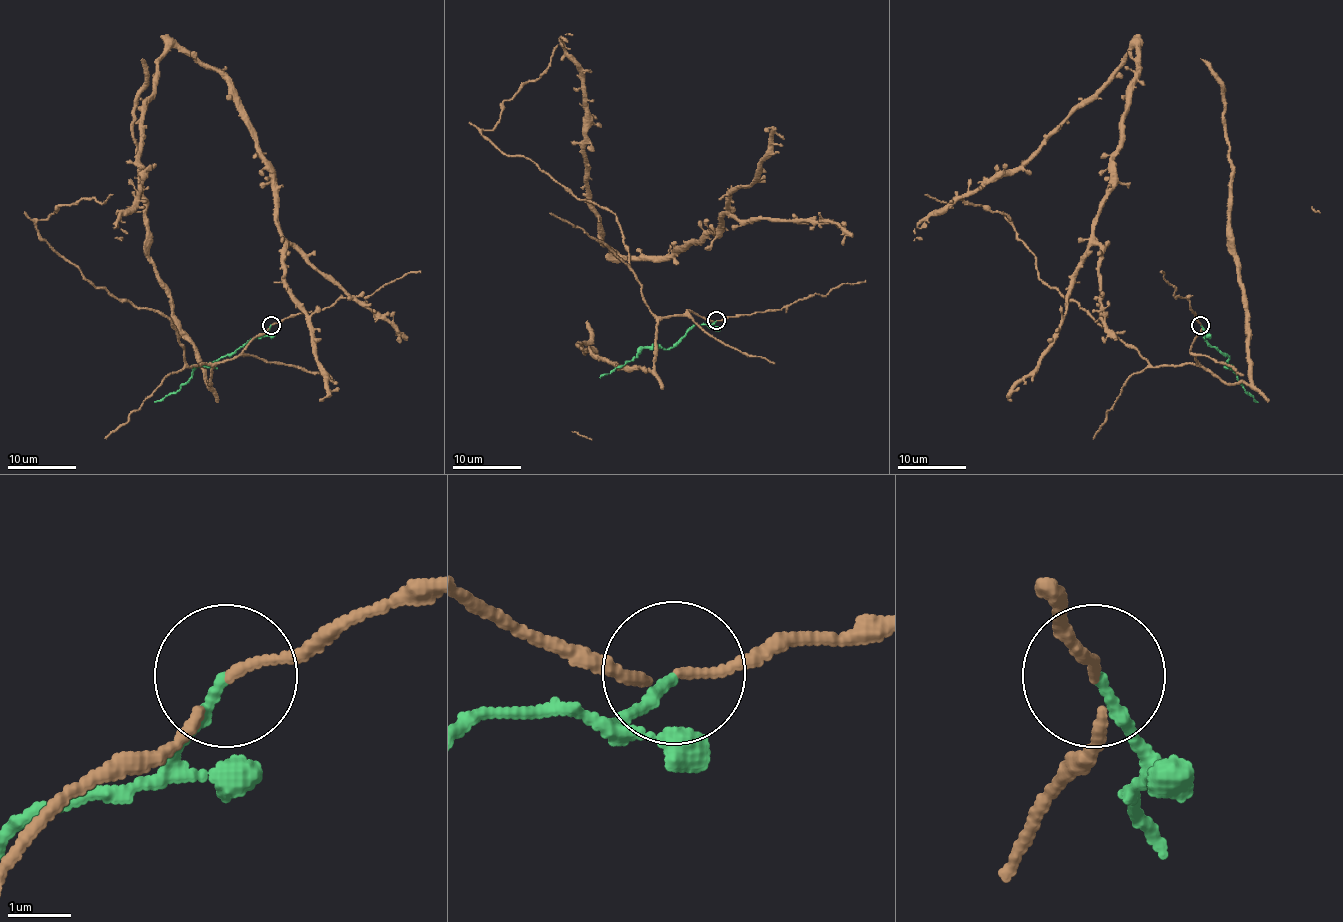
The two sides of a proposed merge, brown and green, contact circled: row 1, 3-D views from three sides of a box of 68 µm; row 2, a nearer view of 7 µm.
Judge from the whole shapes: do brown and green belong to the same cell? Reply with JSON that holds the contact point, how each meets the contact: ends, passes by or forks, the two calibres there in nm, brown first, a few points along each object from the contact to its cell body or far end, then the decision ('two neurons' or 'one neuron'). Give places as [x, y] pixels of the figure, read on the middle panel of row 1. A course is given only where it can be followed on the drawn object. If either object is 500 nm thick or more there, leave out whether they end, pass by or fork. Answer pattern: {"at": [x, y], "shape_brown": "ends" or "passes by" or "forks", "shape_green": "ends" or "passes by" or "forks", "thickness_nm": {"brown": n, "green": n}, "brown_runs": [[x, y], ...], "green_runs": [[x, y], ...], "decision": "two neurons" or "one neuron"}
{"at": [716, 320], "shape_brown": "passes by", "shape_green": "ends", "thickness_nm": {"brown": 110, "green": 150}, "brown_runs": [[716, 320], [656, 316], [612, 212], [481, 131], [565, 55], [588, 205], [634, 256], [713, 234], [764, 131]], "green_runs": [[716, 320], [708, 325], [694, 325], [668, 349], [643, 347], [624, 364], [600, 378]], "decision": "two neurons"}

